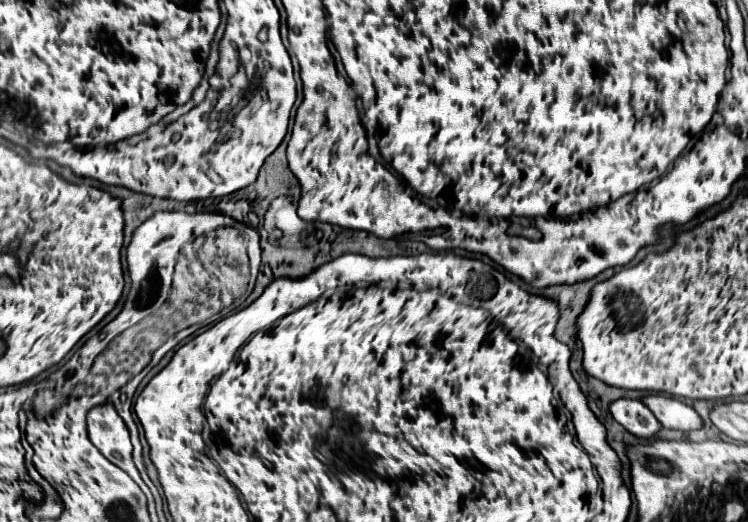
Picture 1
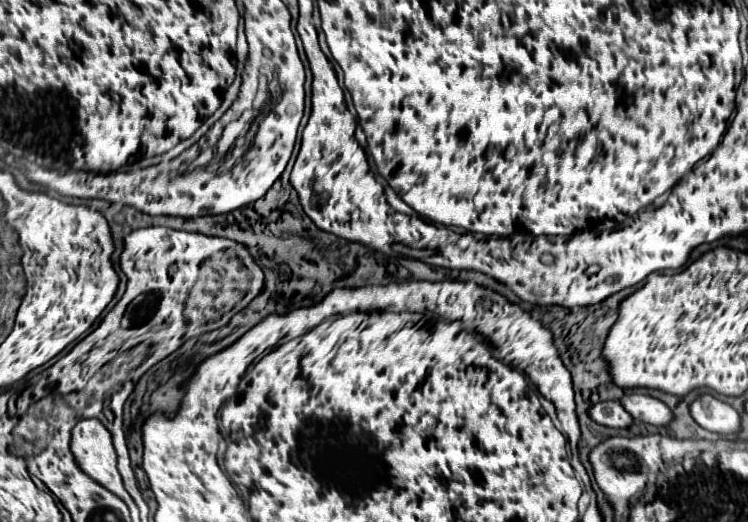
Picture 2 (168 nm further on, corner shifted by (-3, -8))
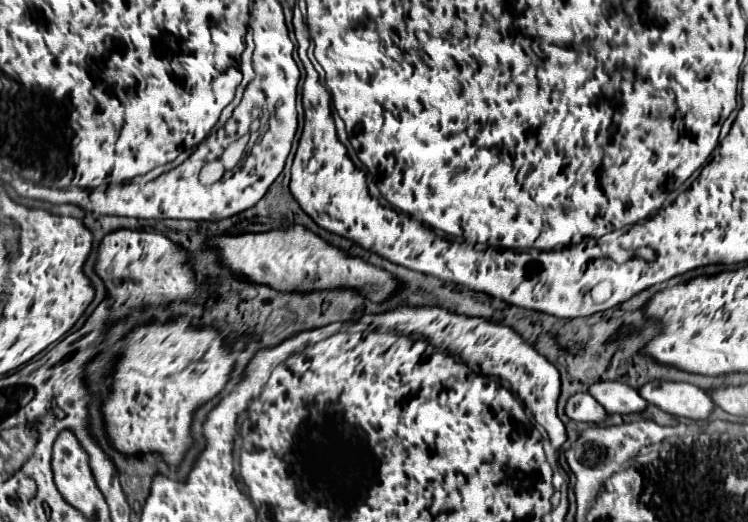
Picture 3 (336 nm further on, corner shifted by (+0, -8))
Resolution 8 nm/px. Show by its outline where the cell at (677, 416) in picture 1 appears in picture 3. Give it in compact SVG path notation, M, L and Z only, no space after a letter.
M604 381L604 383L594 383L588 391L608 413L642 413L648 407L648 401L640 397L640 393L626 383L618 381Z

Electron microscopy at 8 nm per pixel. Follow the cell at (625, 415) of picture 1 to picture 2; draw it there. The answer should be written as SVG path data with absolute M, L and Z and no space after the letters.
M599 401L599 403L591 405L587 413L595 423L613 427L613 429L629 427L633 421L633 417L629 417L629 413L625 413L625 409L621 409L621 405L617 405L617 401Z

